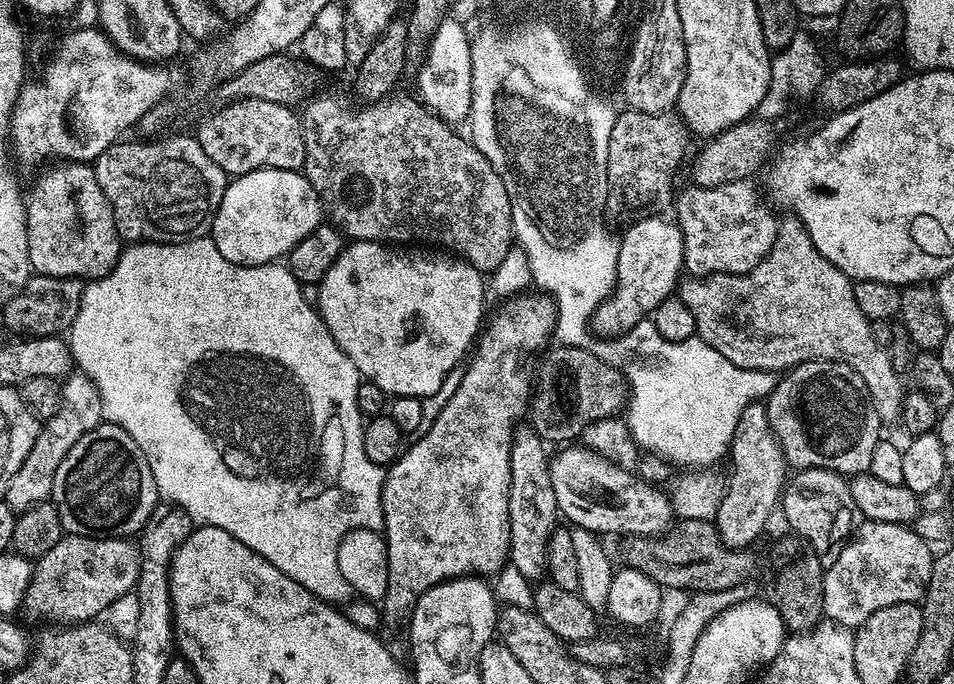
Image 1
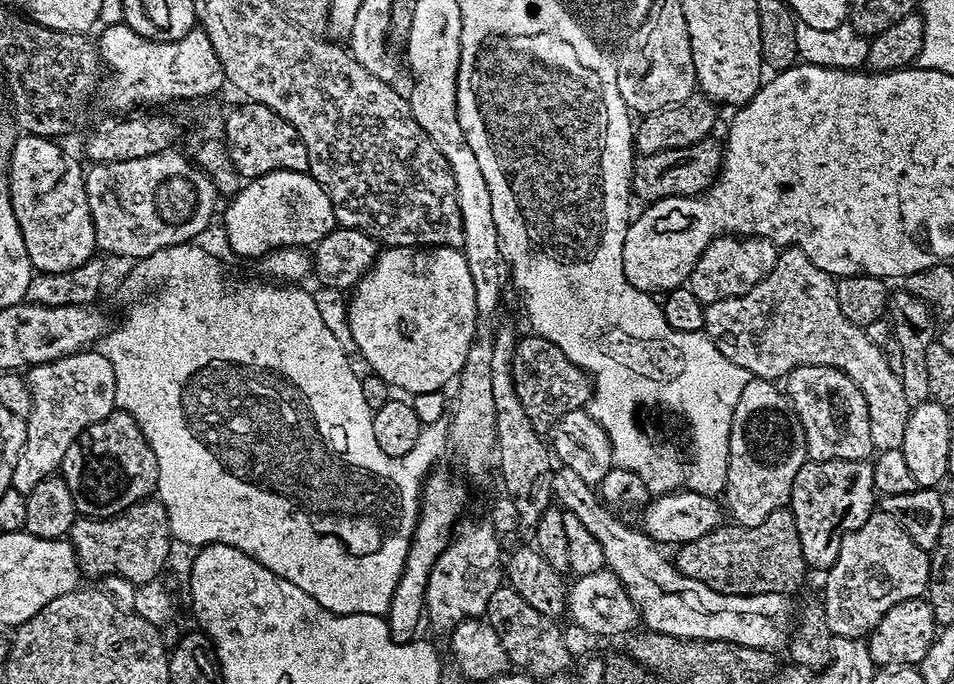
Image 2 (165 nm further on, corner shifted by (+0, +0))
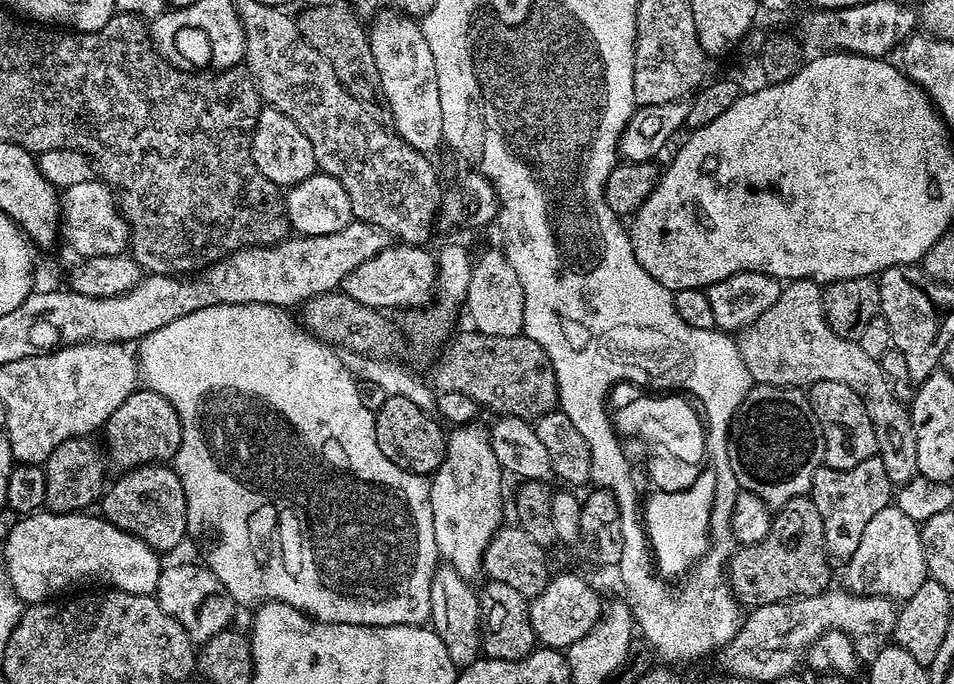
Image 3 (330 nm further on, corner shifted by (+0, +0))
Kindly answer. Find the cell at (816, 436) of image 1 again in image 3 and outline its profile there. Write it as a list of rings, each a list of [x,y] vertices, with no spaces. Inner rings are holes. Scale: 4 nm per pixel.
[[[818,382],[807,389],[806,395],[812,408],[812,419],[816,421],[824,441],[823,463],[827,467],[846,470],[877,455],[874,426],[866,414],[862,398],[858,398],[850,386],[842,386],[842,382]]]

